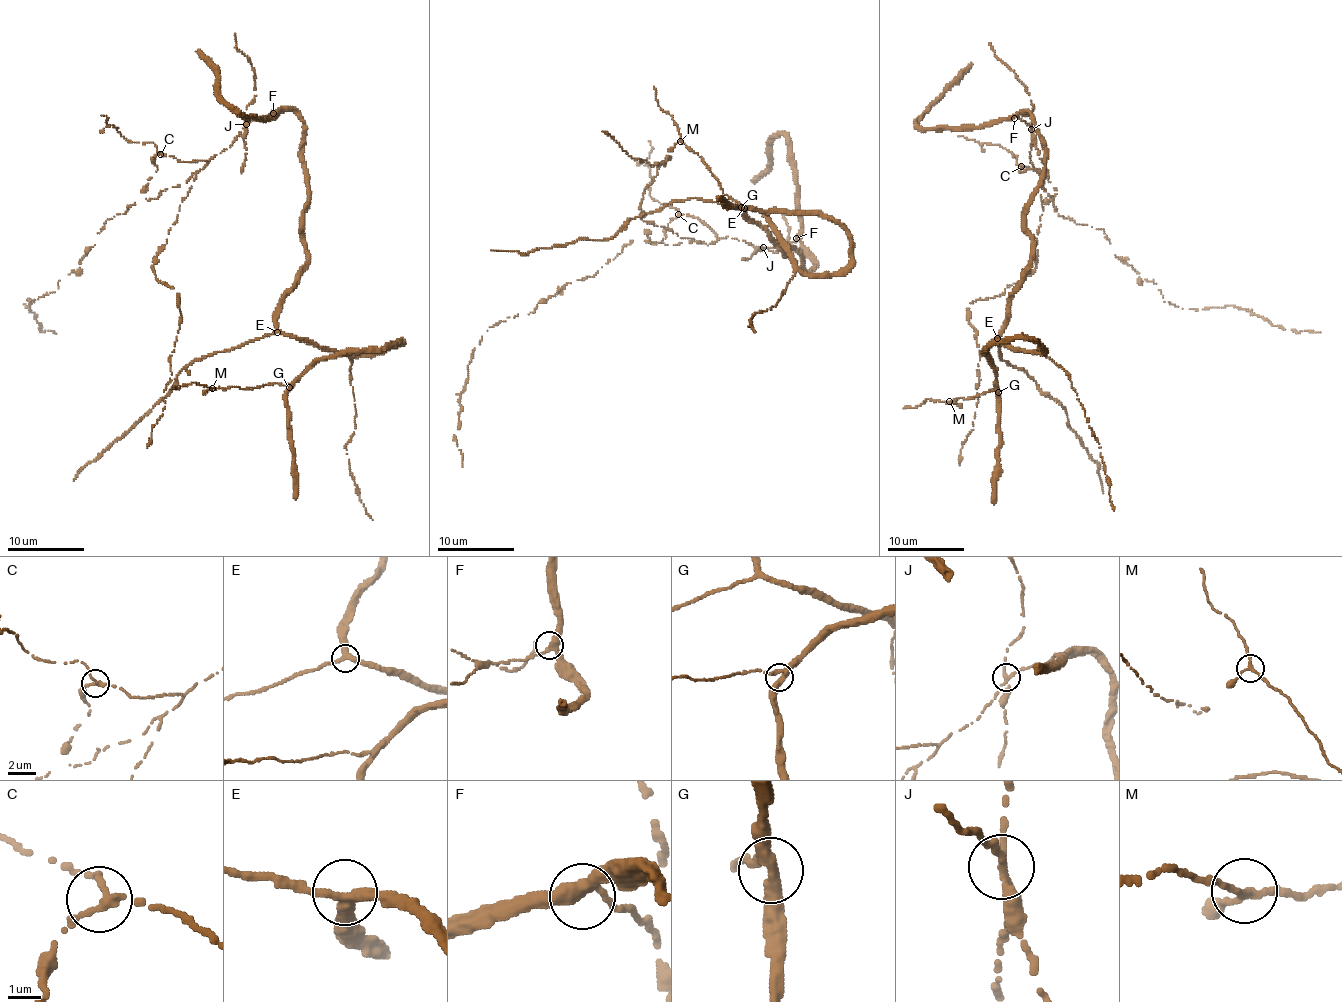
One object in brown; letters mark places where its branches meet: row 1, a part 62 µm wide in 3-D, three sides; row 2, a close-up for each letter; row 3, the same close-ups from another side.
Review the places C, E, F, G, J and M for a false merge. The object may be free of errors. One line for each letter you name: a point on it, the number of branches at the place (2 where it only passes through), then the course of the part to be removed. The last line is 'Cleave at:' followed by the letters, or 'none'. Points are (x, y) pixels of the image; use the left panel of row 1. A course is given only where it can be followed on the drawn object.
J: (246, 124) | 3 | (246, 124), (244, 113), (251, 101), (255, 82), (249, 59), (237, 47), (235, 33)
Cleave at: J

